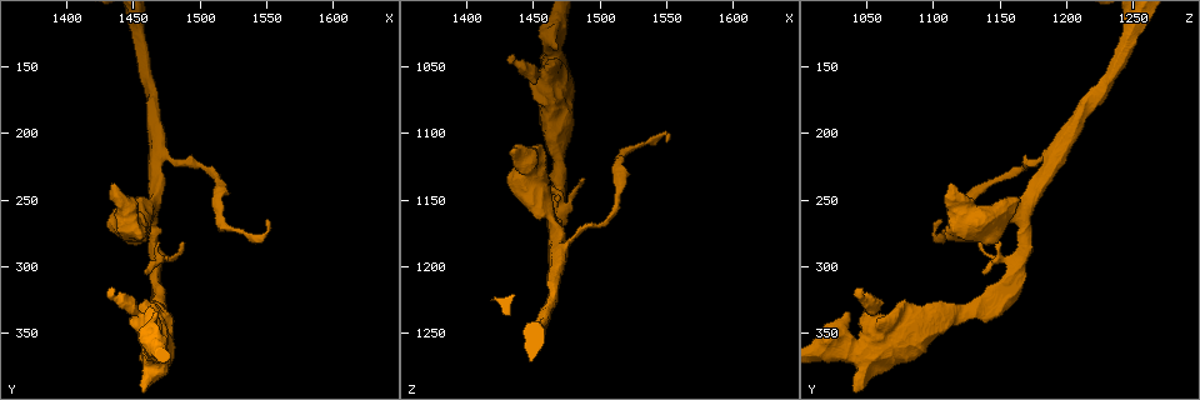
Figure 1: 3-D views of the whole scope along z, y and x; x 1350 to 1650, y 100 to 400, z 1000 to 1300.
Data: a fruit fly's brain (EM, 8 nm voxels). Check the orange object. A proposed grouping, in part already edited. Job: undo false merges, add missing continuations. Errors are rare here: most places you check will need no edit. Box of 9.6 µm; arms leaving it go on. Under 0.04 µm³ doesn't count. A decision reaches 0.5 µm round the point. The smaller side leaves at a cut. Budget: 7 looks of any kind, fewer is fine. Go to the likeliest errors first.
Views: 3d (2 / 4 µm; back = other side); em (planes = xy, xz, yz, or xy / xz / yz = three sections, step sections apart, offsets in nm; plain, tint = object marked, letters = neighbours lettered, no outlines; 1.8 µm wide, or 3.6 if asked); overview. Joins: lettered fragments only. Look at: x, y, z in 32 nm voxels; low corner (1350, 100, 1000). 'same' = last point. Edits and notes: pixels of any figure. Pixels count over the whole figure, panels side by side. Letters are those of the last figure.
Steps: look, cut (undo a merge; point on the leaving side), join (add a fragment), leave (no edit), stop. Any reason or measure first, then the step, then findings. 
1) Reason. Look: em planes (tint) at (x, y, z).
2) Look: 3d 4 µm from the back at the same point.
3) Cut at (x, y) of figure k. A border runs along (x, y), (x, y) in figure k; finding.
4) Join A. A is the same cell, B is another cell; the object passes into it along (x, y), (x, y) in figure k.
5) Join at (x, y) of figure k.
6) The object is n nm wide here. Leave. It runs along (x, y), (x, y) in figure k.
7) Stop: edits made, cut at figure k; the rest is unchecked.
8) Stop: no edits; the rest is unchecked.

Branch stops here. Look: 3d 4 µm at (1434, 318, 1044).

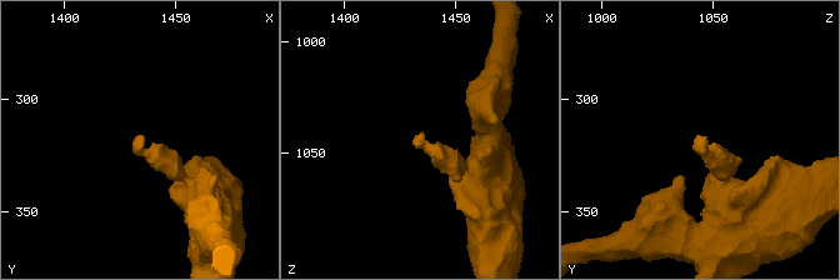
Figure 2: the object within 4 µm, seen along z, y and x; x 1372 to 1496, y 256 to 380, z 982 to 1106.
Need the tissue. Look: em planes (letters) at (1436, 316, 1042).

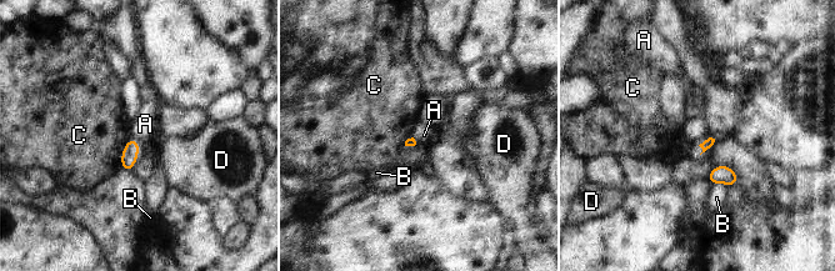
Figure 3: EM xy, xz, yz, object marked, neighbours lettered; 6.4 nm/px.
The longest contact is with C, 190 nm. Leave. A, B, C and D are other cells; none of them fits.

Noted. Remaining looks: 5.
Free end. Look: 3d 2 µm at (1470, 280, 1150).

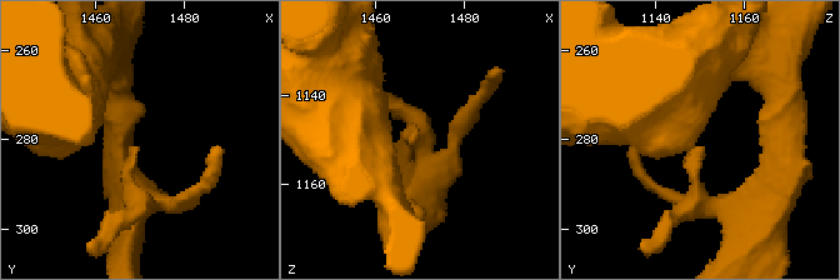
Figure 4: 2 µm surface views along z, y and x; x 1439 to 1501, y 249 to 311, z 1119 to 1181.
Shape alone is not enough. Look: em xz step 4 (tint) at (1470, 283, 1150).

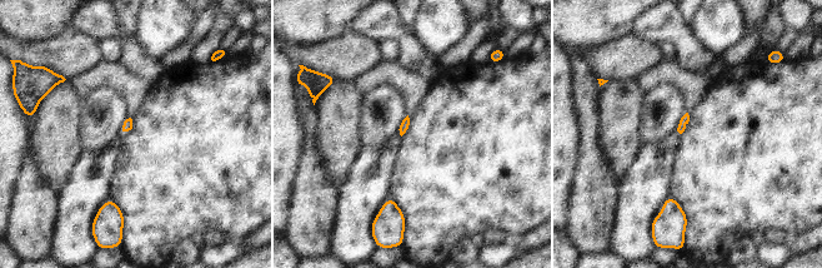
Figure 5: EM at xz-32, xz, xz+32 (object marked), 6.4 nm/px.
Look: em planes (letters) at the same point.

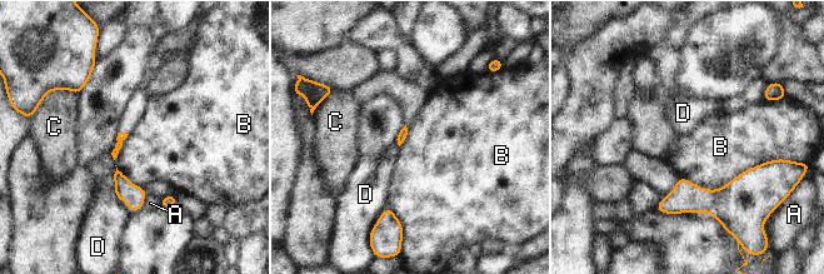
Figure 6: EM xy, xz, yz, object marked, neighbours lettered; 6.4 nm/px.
The longest contact is with B, 650 nm. Leave. A, B, C and D are other cells; a border runs along (775, 159), (715, 189), (679, 178) in figure 6; none of them fits.

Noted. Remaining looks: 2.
End of a long branch. Look: em planes (letters) at (1550, 264, 1106).

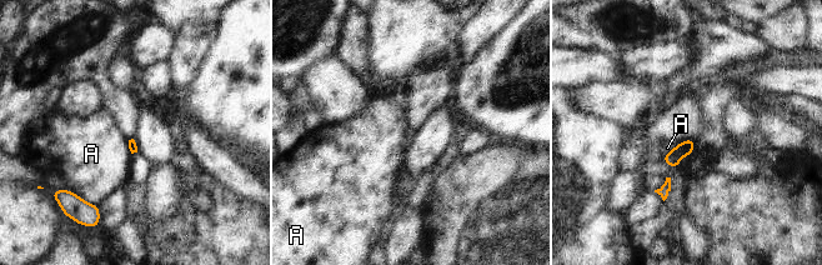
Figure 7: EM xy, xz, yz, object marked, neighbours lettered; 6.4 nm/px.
Leave. A is another cell; a border runs along (66, 188), (98, 205) in figure 7; none of them fits.

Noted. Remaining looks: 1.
Stop: no edits; the rest is unchecked.

